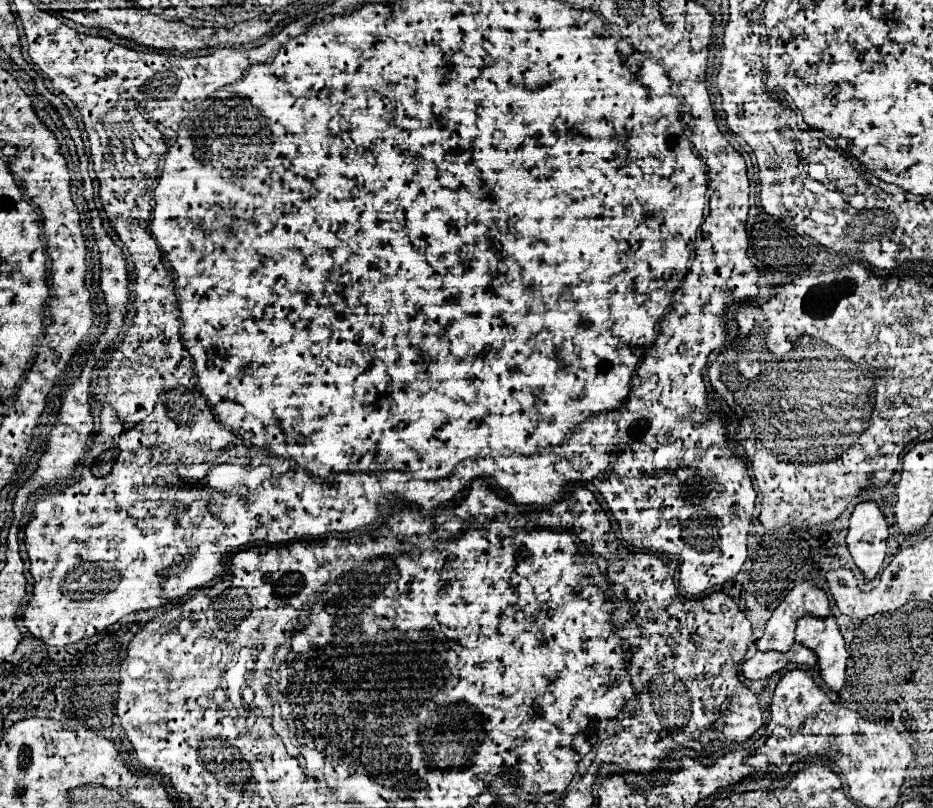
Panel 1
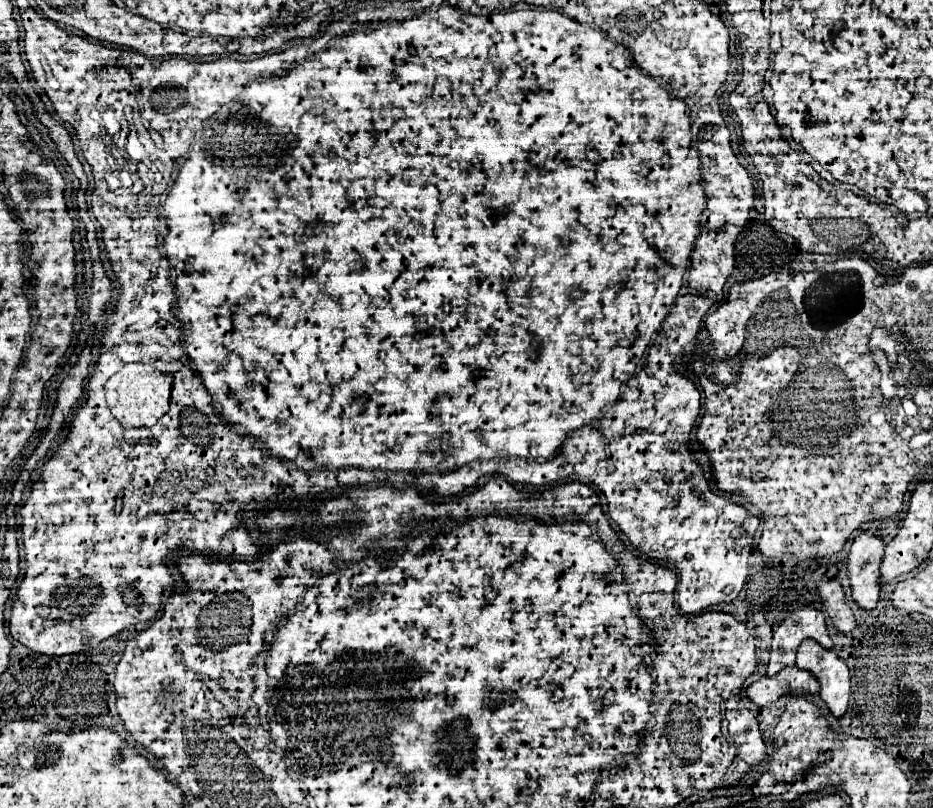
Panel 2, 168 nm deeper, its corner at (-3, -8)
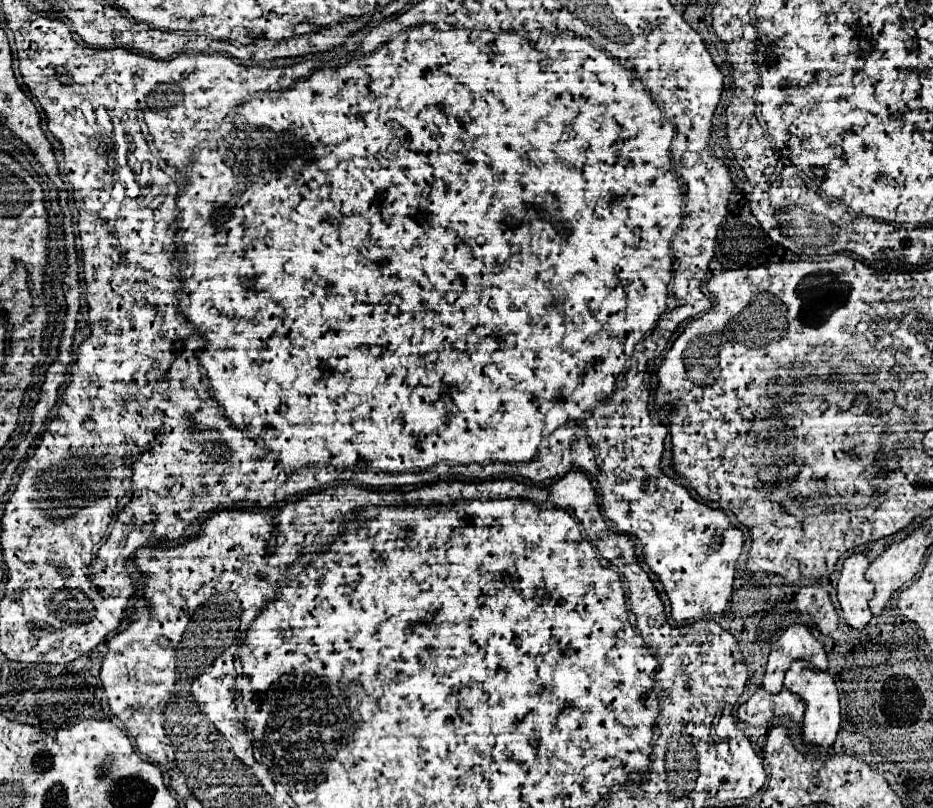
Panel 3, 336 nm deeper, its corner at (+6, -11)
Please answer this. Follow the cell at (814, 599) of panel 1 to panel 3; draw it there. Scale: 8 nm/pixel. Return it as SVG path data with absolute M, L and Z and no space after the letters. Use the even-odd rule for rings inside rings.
M805 625L789 627L781 639L773 645L769 663L763 677L763 689L767 693L779 693L783 689L783 677L793 661L809 661L815 669L827 671L827 655L823 645L813 637Z

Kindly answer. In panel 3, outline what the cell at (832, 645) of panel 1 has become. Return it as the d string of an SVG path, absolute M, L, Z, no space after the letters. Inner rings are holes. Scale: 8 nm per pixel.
M795 661L791 669L785 675L785 687L787 691L799 695L799 699L805 703L805 717L803 717L803 743L805 745L817 745L817 747L831 747L835 743L835 737L839 733L839 691L835 687L835 681L829 673L819 673L817 669L811 669L807 661Z

